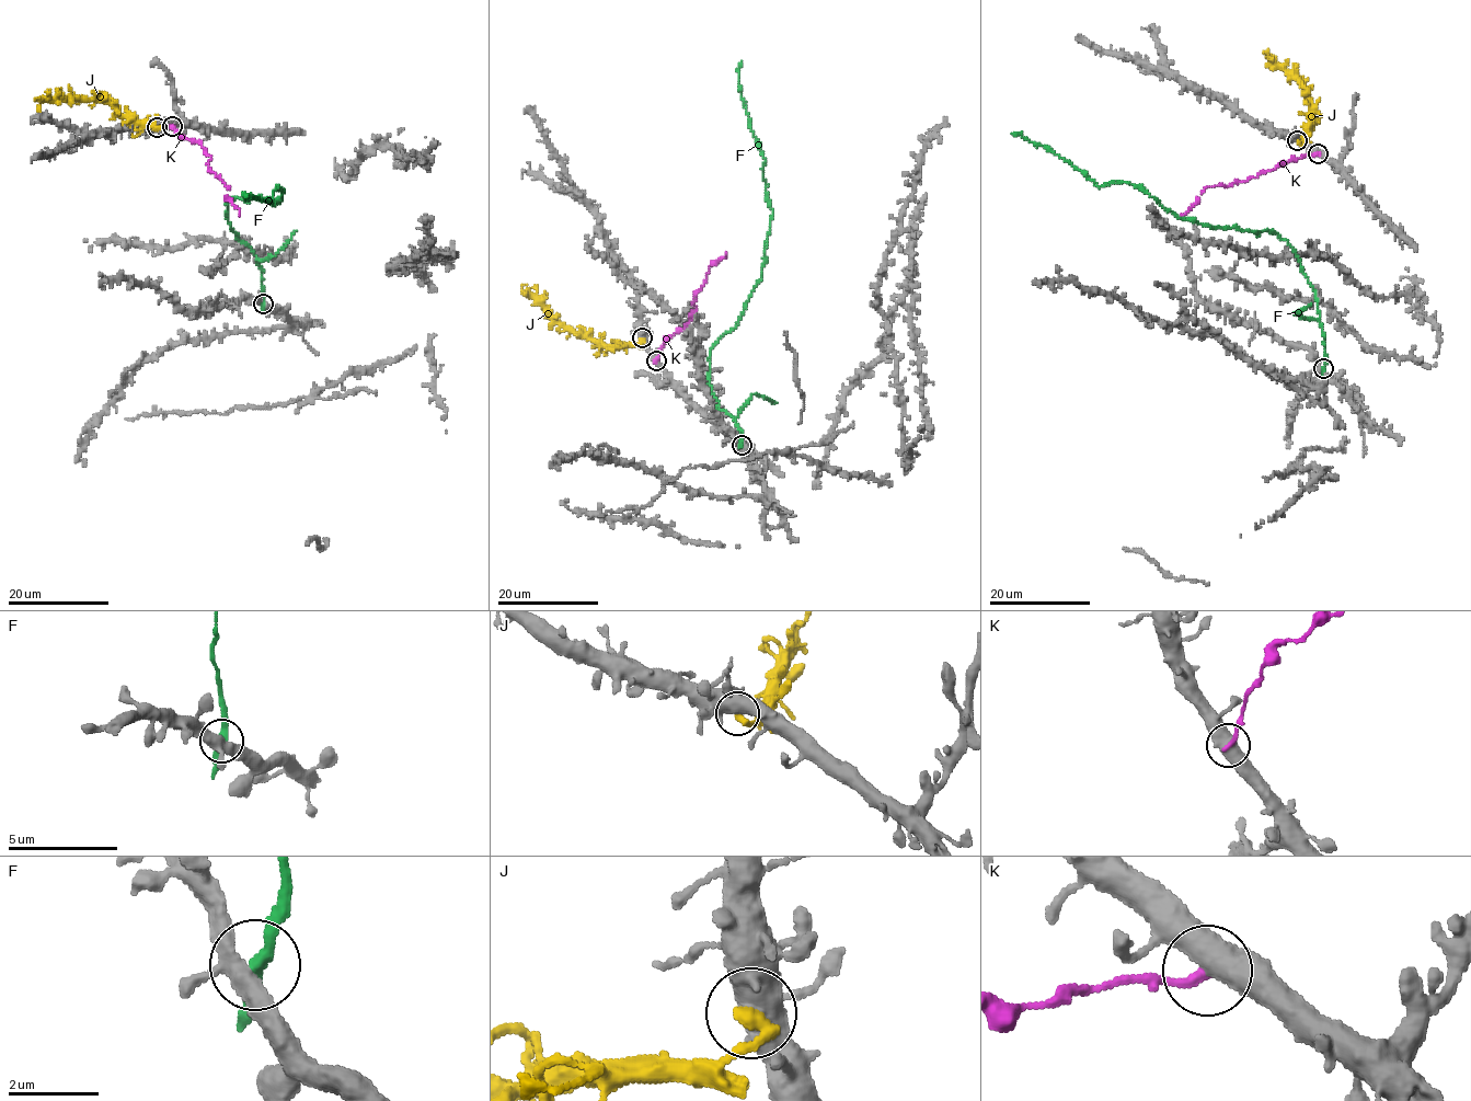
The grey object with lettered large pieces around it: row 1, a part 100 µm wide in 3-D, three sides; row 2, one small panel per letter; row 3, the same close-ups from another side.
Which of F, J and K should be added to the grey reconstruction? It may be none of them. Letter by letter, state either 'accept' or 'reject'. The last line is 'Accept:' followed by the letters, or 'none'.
F: reject
J: reject
K: reject
Accept: none

